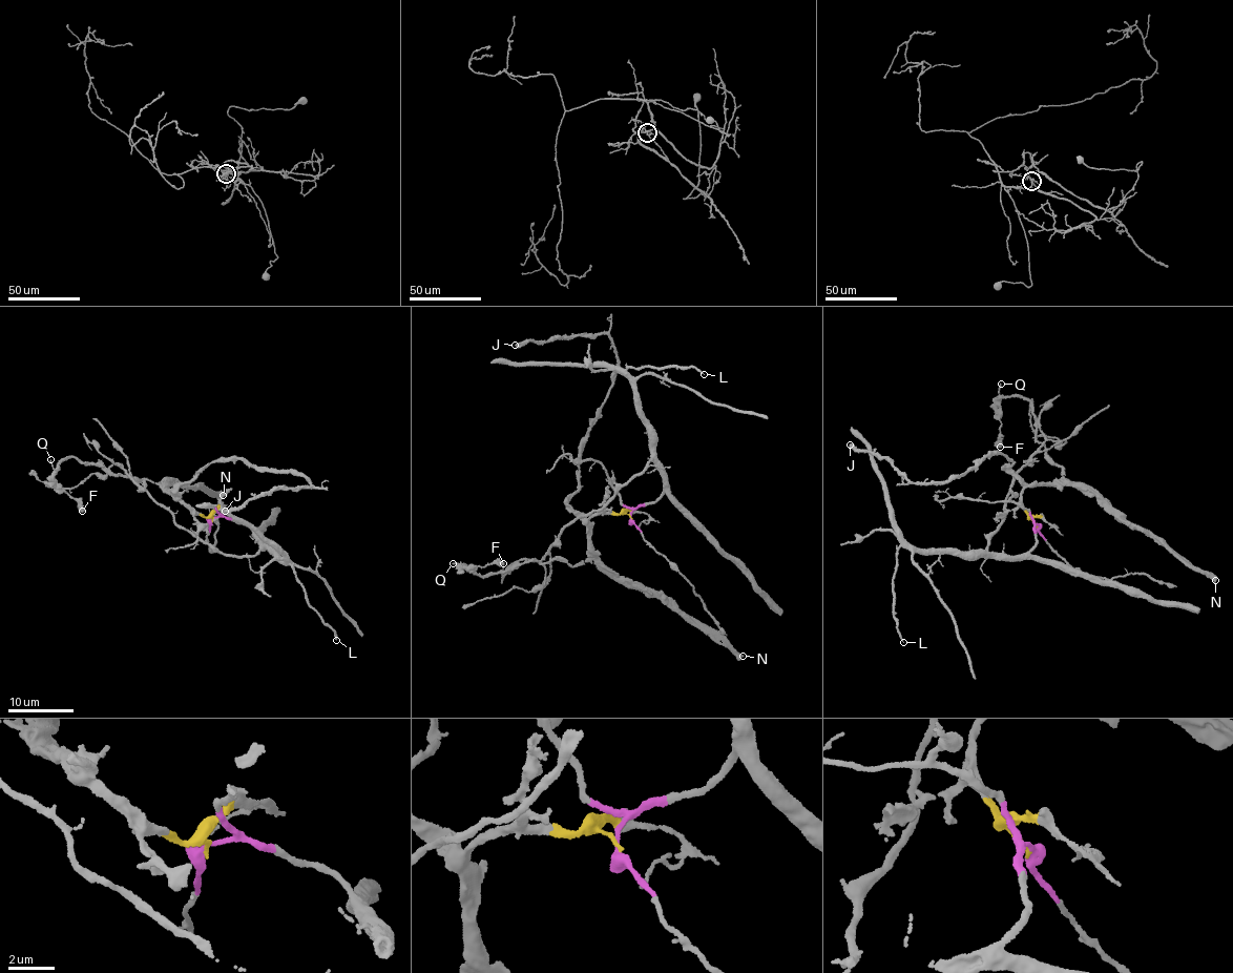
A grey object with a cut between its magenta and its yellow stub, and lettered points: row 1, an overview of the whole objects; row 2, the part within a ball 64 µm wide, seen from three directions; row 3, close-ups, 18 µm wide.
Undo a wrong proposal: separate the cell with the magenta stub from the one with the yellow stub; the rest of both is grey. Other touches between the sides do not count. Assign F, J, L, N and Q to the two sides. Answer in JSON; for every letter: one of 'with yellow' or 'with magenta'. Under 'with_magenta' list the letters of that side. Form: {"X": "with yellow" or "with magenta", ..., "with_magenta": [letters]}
{"F": "with yellow", "J": "with yellow", "L": "with magenta", "N": "with yellow", "Q": "with yellow", "with_magenta": ["L"]}

